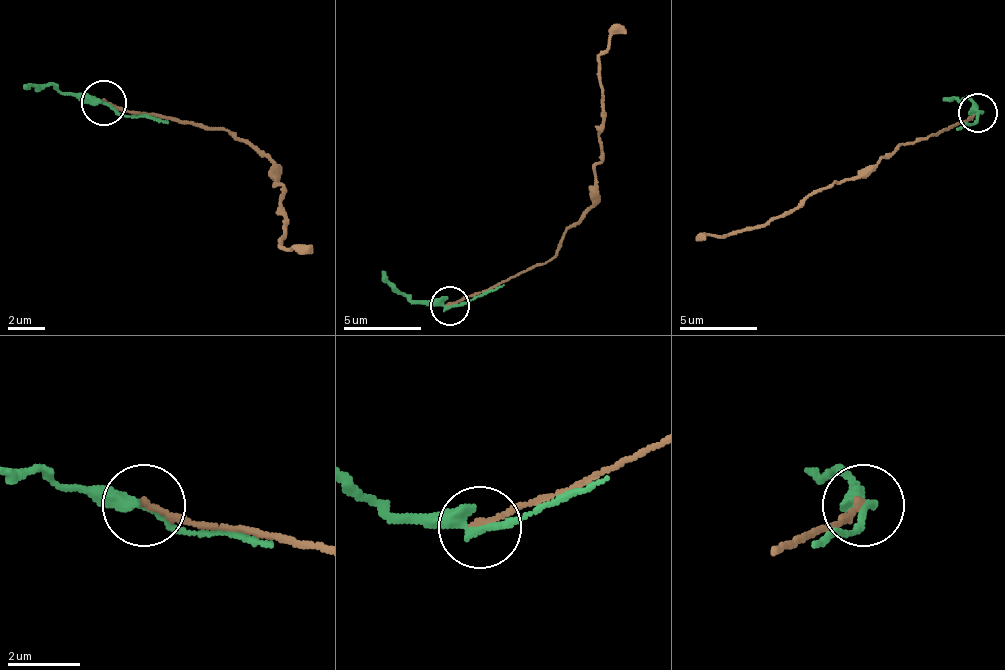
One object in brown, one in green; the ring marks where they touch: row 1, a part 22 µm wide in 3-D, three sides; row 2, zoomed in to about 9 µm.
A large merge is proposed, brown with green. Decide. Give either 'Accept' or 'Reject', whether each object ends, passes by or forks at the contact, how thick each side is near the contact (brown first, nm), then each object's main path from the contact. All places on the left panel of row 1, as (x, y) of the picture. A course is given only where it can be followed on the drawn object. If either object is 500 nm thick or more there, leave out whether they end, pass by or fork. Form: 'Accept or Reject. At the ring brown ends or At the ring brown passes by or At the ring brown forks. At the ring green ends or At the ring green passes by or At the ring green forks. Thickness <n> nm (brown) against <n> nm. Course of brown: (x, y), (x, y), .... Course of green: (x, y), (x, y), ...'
Reject. At the ring brown ends. At the ring green passes by. Thickness 160 nm (brown) against 280 nm. Course of brown: (105, 101), (242, 138), (274, 165), (283, 193), (283, 243), (288, 248), (310, 248). Course of green: (105, 101), (64, 97), (22, 83)

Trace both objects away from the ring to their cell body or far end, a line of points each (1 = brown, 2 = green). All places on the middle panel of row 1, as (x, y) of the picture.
1: (450, 307), (543, 264), (566, 229), (593, 202), (601, 140), (601, 71), (605, 48), (624, 24)
2: (450, 307), (416, 303), (381, 272)

